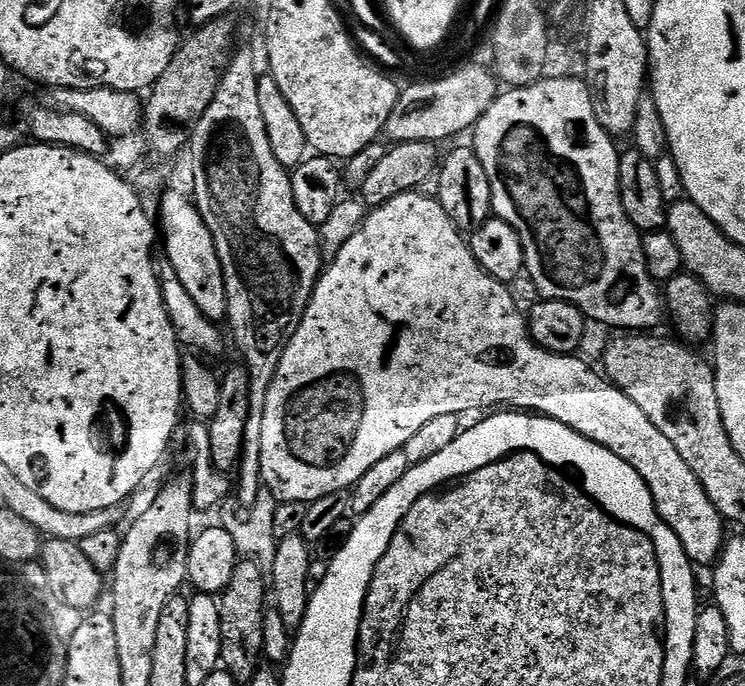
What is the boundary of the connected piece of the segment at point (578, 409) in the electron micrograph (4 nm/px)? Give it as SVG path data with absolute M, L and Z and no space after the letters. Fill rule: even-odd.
M366 268L366 282L350 282L350 298L344 298L344 330L338 330L338 336L334 334L326 340L326 336L316 336L316 334L302 334L297 332L298 338L290 338L290 346L286 346L286 354L282 354L282 362L278 362L278 370L274 374L274 382L270 386L270 394L266 394L266 410L262 418L262 462L260 463L260 479L263 487L276 497L277 501L285 504L307 504L312 505L316 500L326 498L327 495L335 492L347 492L356 487L356 483L374 466L374 462L386 458L386 454L394 454L394 450L406 446L426 422L433 418L438 418L441 414L454 414L460 416L464 412L476 412L479 408L484 410L496 410L501 406L507 406L512 410L527 410L532 414L549 416L552 420L562 422L566 427L574 429L578 434L582 434L587 440L592 440L598 446L618 454L622 462L626 462L636 471L646 482L650 494L656 503L656 509L661 518L674 530L678 542L682 542L682 550L697 565L715 565L719 560L721 552L724 551L726 535L726 521L718 514L714 502L706 494L702 482L698 482L698 477L690 466L686 466L682 454L678 454L678 449L674 447L674 442L646 418L645 412L630 399L621 388L617 388L611 380L605 378L599 371L596 372L584 360L579 360L579 355L573 354L563 356L554 354L550 350L540 347L532 340L532 333L528 331L528 321L525 313L520 313L517 305L518 300L515 295L502 300L436 300L436 286L424 286L420 284L420 278L414 278L414 274L406 272L396 272L394 268ZM306 346L306 354L300 354L296 348Z

